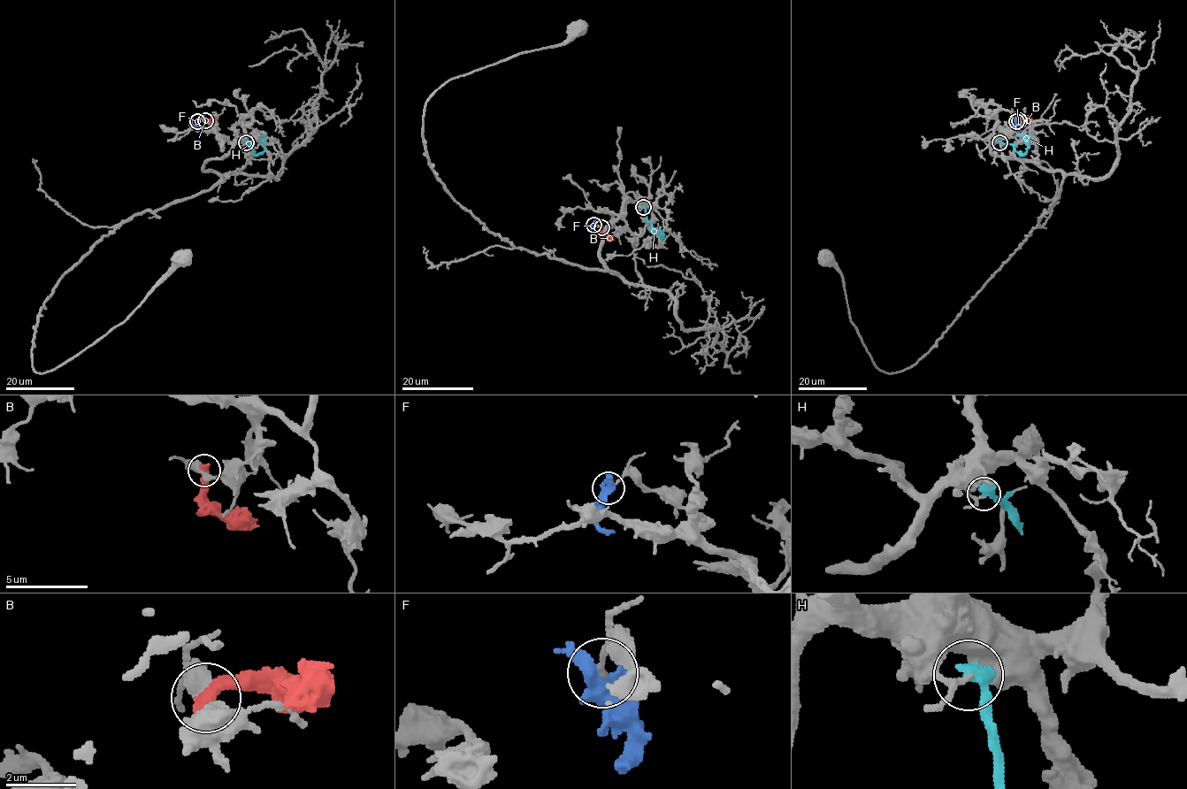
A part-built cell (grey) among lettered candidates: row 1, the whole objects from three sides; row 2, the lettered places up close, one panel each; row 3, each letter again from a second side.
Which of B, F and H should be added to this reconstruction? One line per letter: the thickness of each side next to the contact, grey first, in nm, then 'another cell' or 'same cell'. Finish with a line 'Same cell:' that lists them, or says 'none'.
B: calibres 400 and 480 nm; another cell
F: calibres 130 and 480 nm; another cell
H: calibres 160 and 500 nm; another cell
Same cell: none

